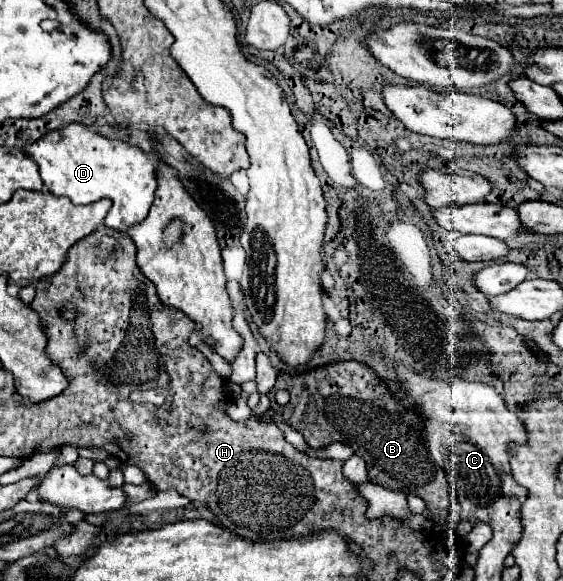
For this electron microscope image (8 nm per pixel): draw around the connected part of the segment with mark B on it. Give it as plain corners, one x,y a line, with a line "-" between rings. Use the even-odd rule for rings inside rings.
339,361
297,375
281,371
267,397
275,411
271,421
285,421
301,431
309,447
323,449
333,441
345,443
367,463
369,481
405,495
417,495
427,503
427,509
445,509
453,505
445,471
433,465
425,447
421,417
393,399
377,379
377,373
369,367
357,361
-
281,389
291,397
287,405
275,401
275,393

